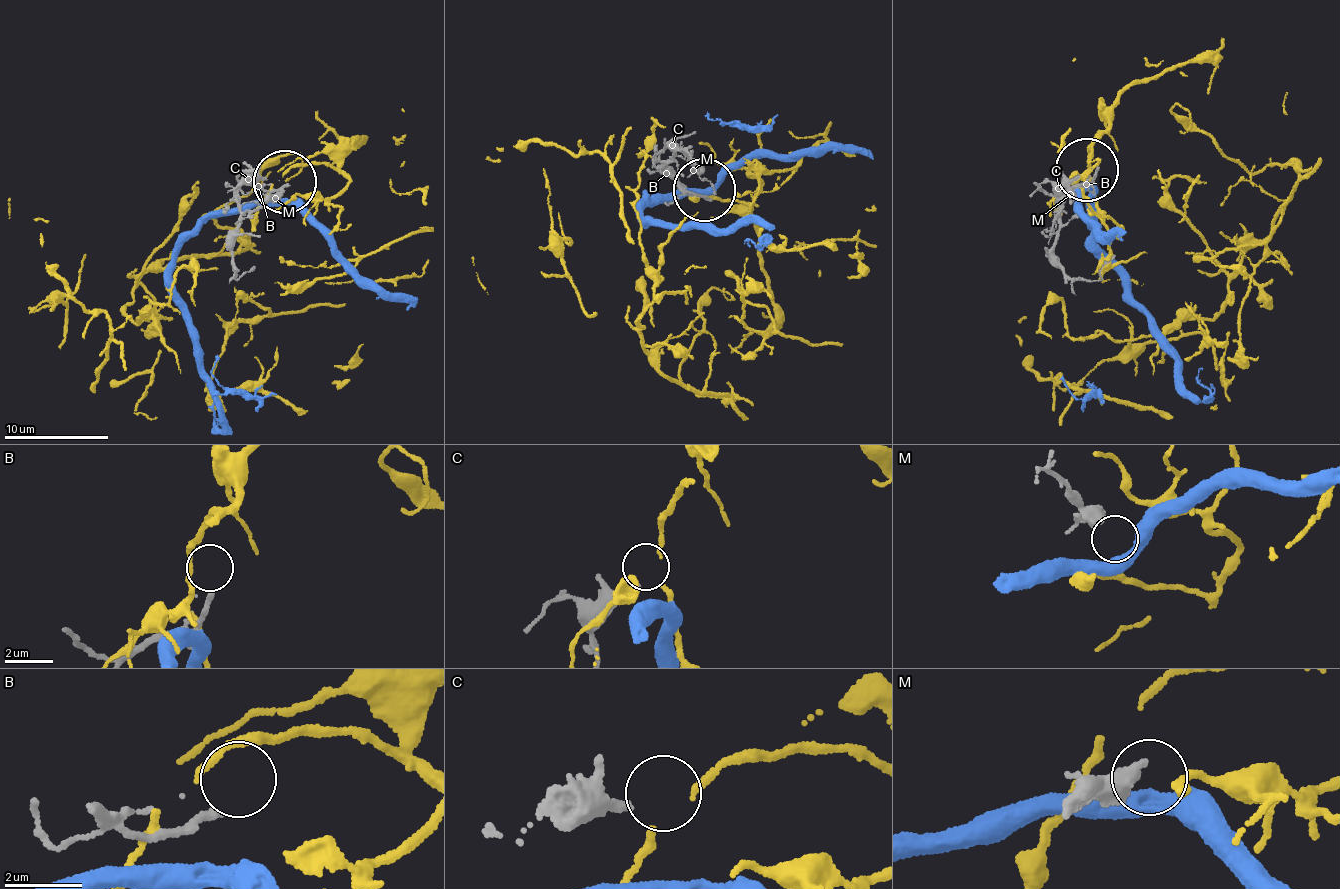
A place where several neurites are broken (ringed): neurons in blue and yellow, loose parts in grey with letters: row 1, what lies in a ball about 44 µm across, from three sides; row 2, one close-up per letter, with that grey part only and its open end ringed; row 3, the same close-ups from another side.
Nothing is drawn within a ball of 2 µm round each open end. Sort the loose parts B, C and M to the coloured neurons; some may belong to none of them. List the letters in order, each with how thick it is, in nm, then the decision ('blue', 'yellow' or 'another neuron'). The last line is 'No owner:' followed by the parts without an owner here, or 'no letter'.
B: calibre 220 nm; another neuron
C: calibre 240 nm; yellow
M: calibre 440 nm; another neuron
No owner: B, M

